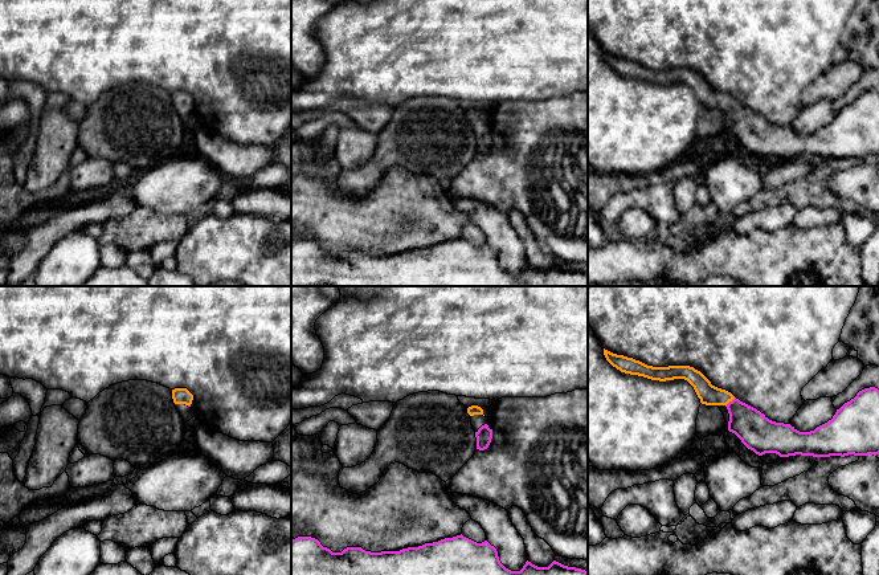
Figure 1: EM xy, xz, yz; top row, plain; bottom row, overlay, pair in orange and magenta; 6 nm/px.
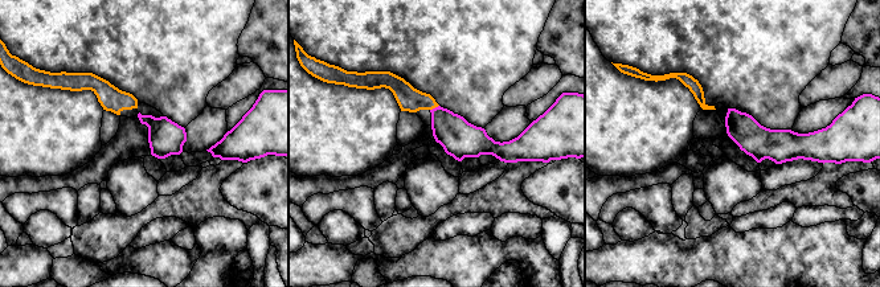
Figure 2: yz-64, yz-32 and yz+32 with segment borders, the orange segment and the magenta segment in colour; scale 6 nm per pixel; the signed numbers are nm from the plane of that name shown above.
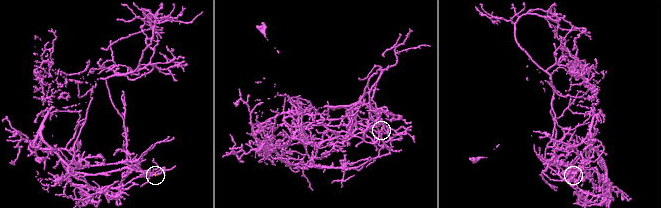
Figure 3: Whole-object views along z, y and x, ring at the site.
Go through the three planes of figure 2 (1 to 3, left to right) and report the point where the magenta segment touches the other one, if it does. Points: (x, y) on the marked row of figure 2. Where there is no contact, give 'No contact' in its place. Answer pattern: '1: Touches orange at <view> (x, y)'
1: No contact
2: Touches orange at yz-32 (434, 107)
3: No contact

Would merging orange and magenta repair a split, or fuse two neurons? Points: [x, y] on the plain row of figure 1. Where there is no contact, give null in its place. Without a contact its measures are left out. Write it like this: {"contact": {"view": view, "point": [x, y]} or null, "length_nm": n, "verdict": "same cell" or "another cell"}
{"contact": {"view": "yz", "point": [730, 104]}, "length_nm": 80, "verdict": "same cell"}

